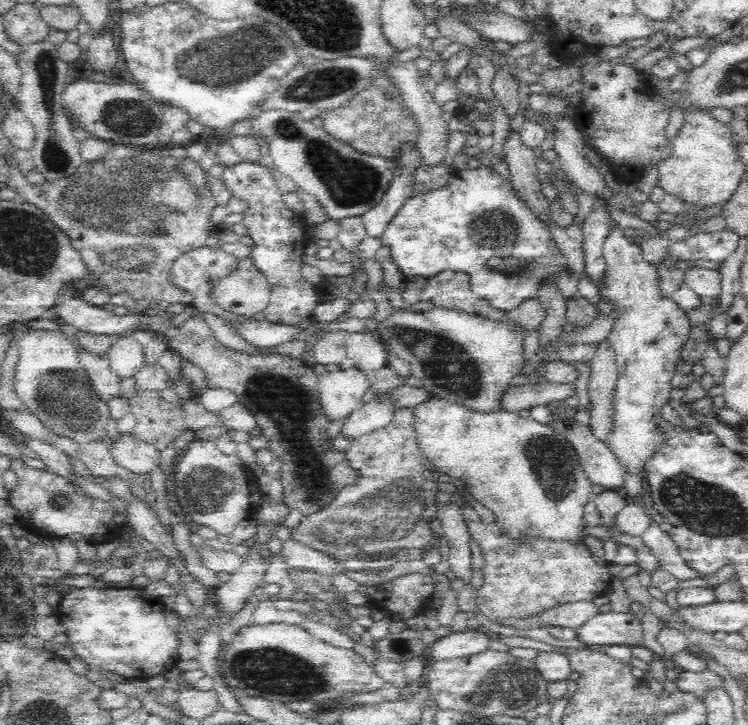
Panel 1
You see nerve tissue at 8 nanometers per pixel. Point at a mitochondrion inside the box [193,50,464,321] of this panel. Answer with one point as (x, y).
(350, 182)

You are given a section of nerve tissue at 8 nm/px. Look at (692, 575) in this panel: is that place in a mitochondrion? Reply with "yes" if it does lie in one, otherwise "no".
no

